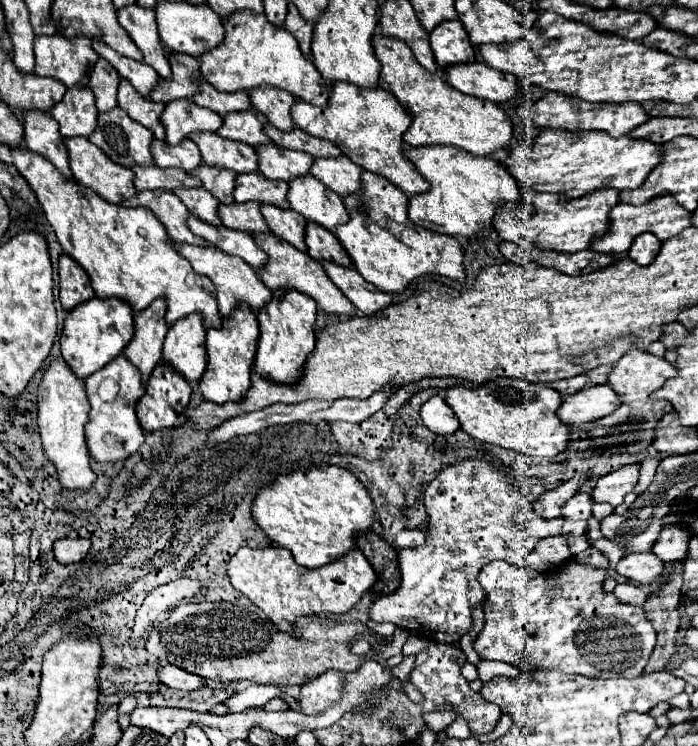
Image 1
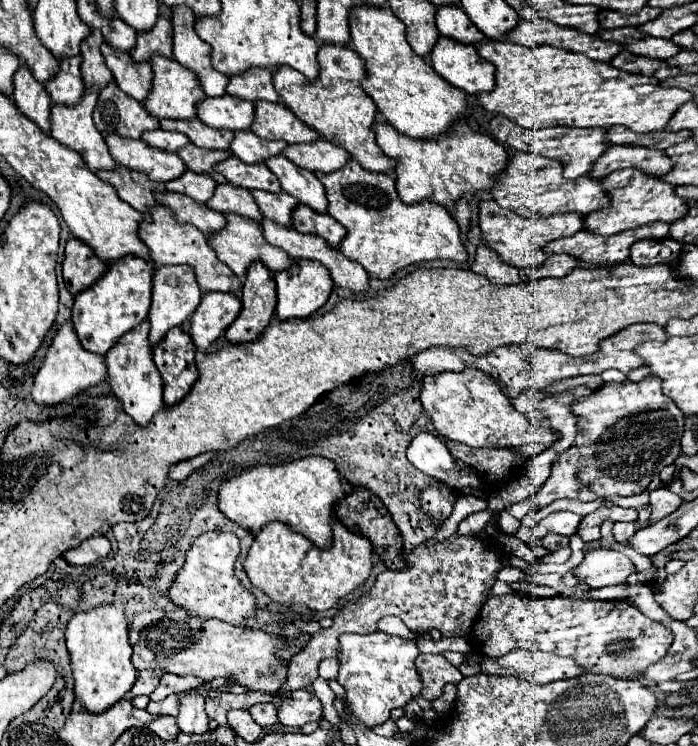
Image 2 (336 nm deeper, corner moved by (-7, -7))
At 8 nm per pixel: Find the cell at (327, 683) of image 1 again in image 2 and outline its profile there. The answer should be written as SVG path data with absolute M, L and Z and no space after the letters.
M293 690L287 700L277 708L279 722L289 728L303 728L309 722L321 720L323 706L319 698L307 690Z

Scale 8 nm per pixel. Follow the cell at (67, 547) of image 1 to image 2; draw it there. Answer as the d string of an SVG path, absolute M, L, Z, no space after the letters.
M93 536L93 538L87 538L81 546L65 552L63 558L69 564L85 566L85 564L91 564L91 562L95 562L99 558L105 558L109 552L111 552L109 540L105 536Z

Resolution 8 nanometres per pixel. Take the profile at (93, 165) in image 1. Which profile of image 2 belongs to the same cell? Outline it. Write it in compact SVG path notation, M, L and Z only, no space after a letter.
M85 90L85 96L83 96L83 102L77 104L75 108L69 108L69 106L53 106L51 108L51 136L67 146L67 148L73 148L87 164L87 168L91 172L99 172L99 170L113 170L117 168L115 160L111 158L109 150L107 150L107 144L105 144L105 138L101 136L101 132L97 132L93 120L91 120L91 114L93 114L93 108L95 108L95 100L97 100L97 90Z

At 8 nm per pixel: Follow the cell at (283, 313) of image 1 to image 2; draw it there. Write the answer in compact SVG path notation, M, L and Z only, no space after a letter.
M309 260L293 262L291 268L275 274L277 282L277 308L275 318L289 320L289 318L309 318L317 312L329 298L333 290L333 280L329 280L329 272L321 268L321 264L309 264Z

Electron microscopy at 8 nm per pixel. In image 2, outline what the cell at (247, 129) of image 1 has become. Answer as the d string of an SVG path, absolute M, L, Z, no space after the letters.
M221 96L221 100L205 98L199 104L199 120L217 130L251 130L255 106L247 100L233 100L233 96Z

